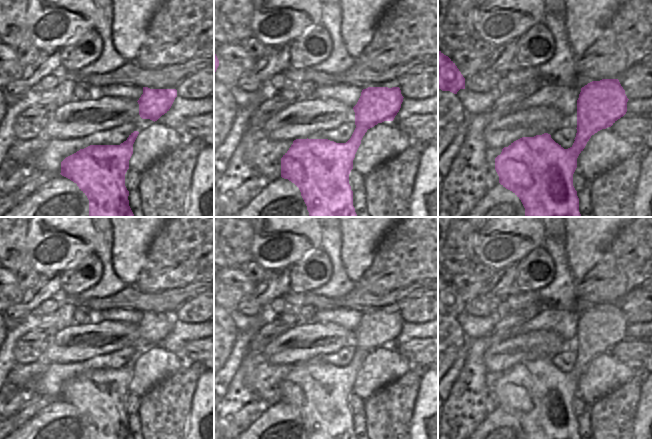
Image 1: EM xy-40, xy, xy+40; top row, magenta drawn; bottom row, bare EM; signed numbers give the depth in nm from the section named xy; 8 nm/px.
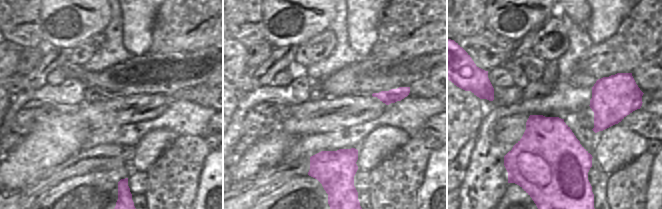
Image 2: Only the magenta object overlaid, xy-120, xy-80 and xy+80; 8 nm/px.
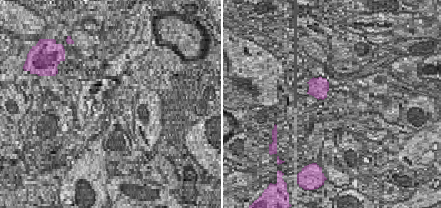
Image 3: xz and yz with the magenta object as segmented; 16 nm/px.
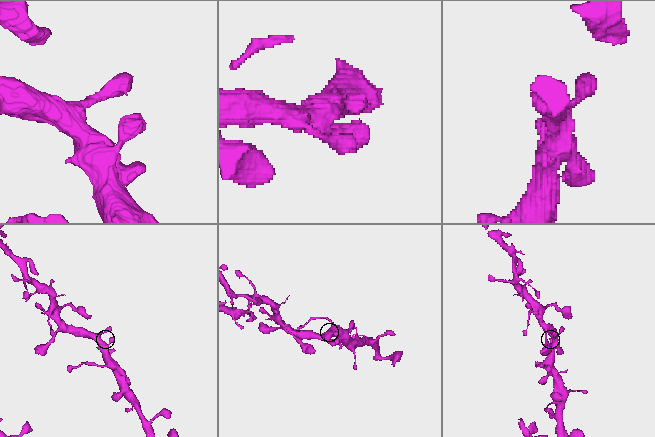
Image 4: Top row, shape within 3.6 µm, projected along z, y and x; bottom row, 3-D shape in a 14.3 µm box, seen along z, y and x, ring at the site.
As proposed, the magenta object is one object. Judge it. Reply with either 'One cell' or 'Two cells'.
One cell

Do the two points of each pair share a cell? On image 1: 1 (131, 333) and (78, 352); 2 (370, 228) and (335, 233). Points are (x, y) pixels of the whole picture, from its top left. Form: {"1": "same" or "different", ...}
{"1": "same", "2": "different"}

